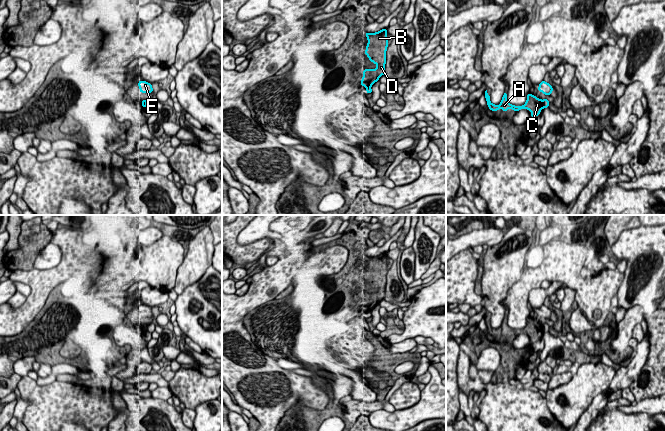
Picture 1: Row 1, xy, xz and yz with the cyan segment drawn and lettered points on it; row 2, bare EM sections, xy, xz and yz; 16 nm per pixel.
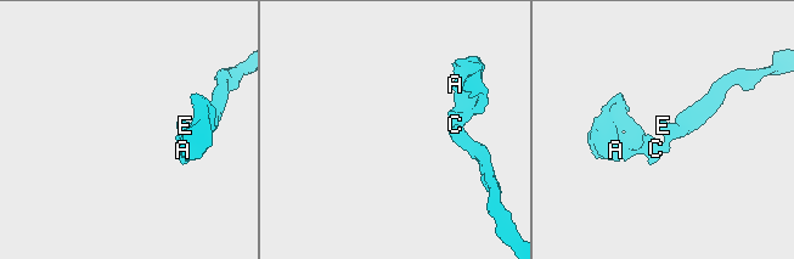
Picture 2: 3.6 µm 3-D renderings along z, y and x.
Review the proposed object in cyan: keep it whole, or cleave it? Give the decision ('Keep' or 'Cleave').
Cleave

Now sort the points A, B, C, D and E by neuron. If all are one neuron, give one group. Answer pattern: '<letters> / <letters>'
A B C D / E

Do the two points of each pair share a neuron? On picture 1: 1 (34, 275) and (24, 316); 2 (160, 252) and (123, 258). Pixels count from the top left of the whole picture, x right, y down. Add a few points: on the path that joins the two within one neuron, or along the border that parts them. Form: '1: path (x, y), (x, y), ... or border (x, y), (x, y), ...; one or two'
1: path (35, 285), (35, 301), (32, 306); one
2: path (151, 261), (144, 268), (132, 267); one

